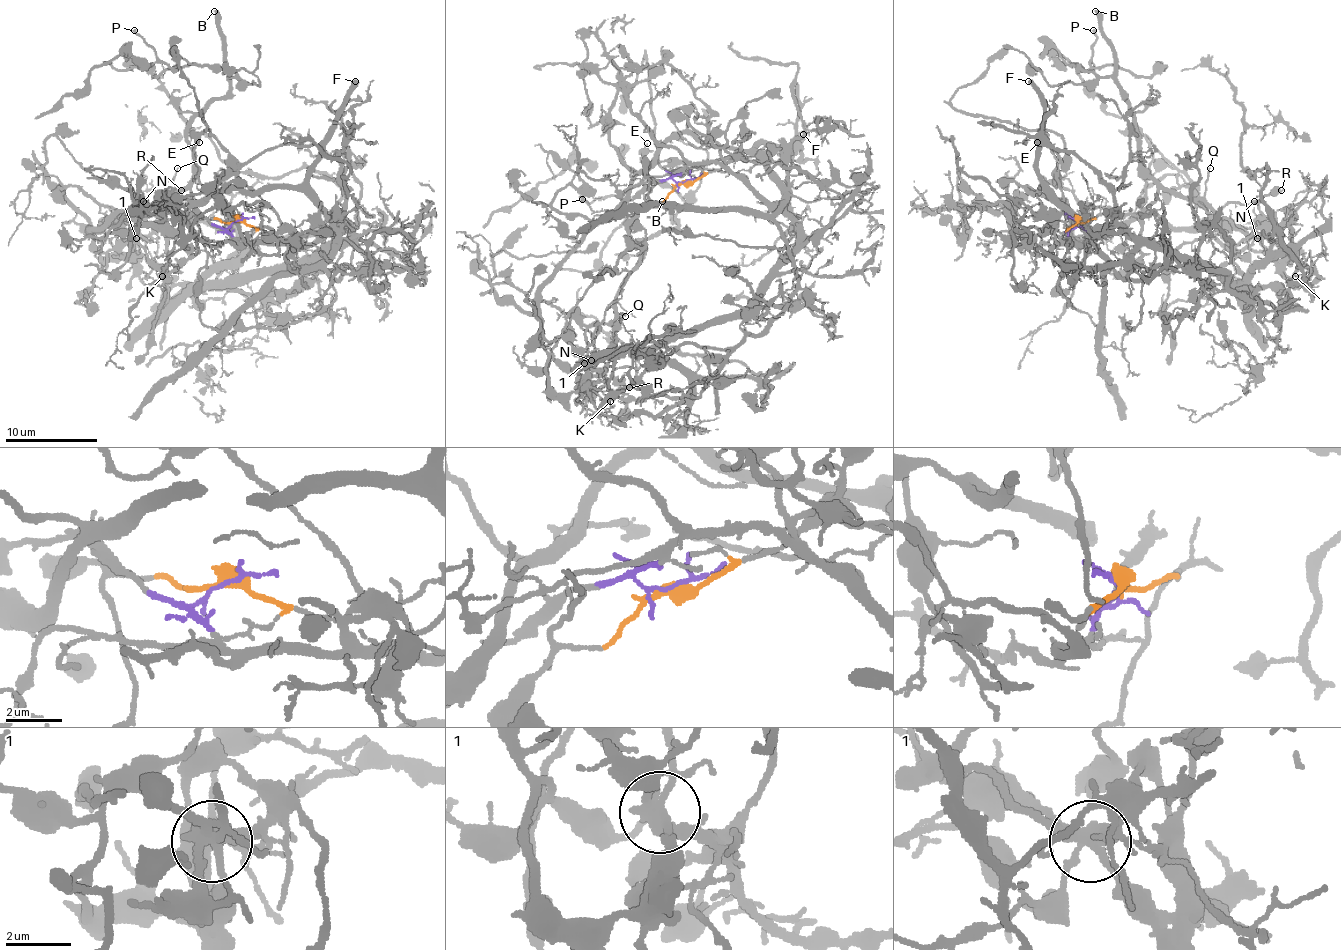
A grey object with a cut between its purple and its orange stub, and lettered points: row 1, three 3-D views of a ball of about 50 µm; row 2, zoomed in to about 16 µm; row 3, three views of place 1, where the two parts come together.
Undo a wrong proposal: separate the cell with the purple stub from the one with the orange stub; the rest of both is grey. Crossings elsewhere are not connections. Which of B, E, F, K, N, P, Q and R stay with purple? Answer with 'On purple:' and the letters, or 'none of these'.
On purple: E, F, K, N

